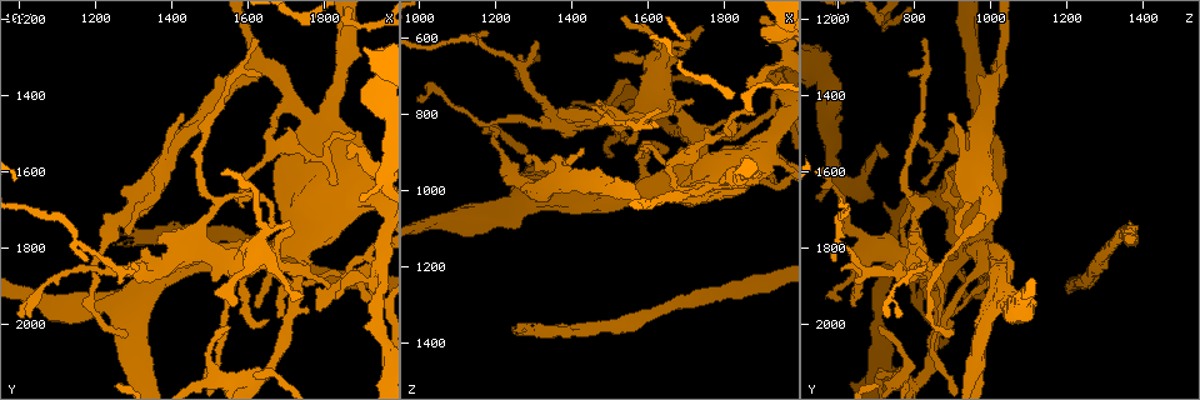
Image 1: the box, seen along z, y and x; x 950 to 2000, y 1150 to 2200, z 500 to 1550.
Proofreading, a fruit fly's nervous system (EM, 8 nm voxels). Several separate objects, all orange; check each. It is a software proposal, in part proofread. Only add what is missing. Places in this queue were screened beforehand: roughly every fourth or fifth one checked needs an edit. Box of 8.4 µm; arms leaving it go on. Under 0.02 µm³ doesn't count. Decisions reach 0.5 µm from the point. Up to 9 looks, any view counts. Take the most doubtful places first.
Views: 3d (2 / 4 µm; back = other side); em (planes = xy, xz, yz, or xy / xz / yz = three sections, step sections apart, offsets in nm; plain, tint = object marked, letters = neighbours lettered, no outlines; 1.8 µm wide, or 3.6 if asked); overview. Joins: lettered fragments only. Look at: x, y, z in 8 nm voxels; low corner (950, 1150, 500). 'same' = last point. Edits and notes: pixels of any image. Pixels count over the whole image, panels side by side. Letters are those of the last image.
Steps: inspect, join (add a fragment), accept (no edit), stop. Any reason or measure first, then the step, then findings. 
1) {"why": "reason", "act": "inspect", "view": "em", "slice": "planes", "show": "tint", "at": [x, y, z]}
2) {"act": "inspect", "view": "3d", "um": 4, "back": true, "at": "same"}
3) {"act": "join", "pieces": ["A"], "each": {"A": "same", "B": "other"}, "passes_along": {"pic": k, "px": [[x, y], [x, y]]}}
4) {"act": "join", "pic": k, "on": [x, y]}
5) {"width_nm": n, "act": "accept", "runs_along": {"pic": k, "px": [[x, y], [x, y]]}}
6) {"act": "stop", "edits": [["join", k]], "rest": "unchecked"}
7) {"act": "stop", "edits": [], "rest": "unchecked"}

{"why": "thick turns thin", "act": "inspect", "view": "3d", "um": 2, "at": [1360, 1770, 1370]}

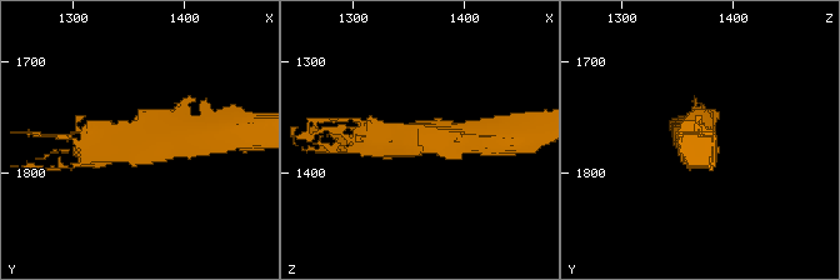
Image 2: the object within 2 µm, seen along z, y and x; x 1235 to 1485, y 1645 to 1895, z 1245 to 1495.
{"why": "shape alone is not enough", "act": "inspect", "view": "em", "slice": "planes", "show": "tint", "at": [1364, 1768, 1366]}

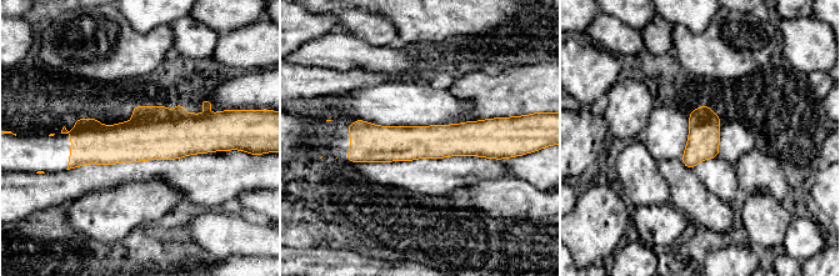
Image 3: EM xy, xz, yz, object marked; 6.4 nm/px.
{"why": "what lies round it", "act": "inspect", "view": "em", "slice": "planes", "show": "letters", "at": "same"}

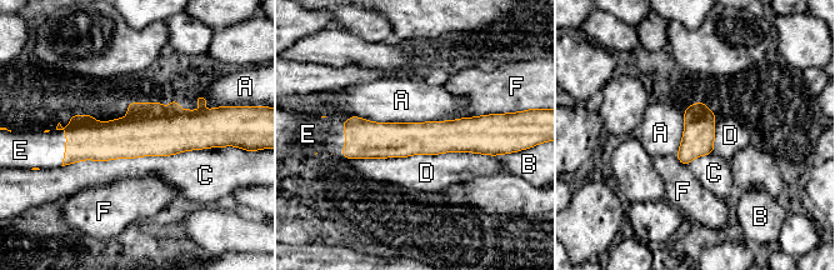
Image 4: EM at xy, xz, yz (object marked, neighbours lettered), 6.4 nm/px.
{"act": "join", "pieces": ["E"], "each": {"A": "other", "B": "other", "C": "other", "D": "other", "E": "same", "F": "other"}, "passes_along": {"pic": 4, "px": [[88, 139], [65, 144], [45, 150]]}, "found": "the neuron continues"}

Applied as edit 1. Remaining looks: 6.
{"act": "inspect", "view": "overview"}

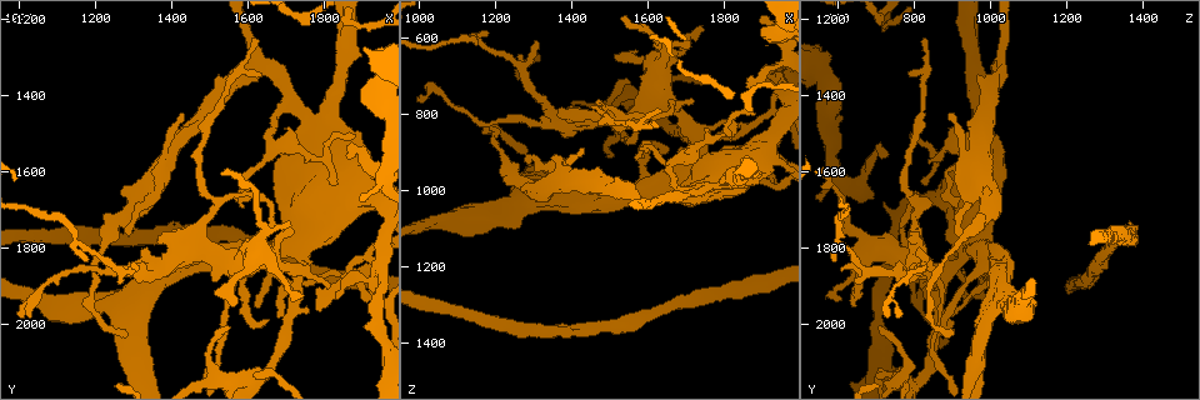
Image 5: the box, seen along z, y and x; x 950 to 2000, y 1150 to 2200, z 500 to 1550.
{"why": "sharp bend", "act": "inspect", "view": "em", "slice": "planes", "show": "letters", "at": [1945, 1610, 675]}

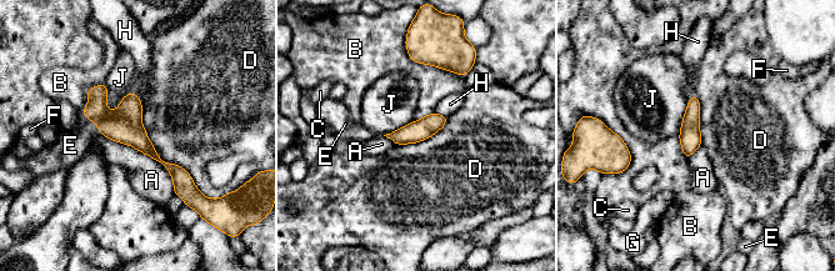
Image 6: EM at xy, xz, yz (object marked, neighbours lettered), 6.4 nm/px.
{"longest_contact_nm": ["D", 800], "act": "join", "pieces": ["E"], "each": {"A": "other", "B": "other", "C": "other", "D": "other", "E": "same", "F": "other", "G": "other", "H": "other", "J": "other"}, "found": "it goes on there"}

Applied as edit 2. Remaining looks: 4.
{"act": "inspect", "view": "em", "slice": "planes", "show": "letters", "at": [1810, 1890, 830]}

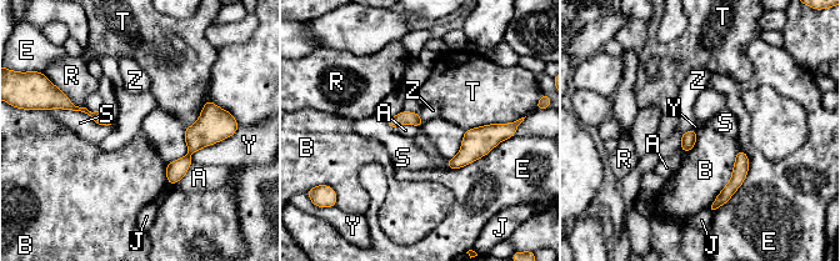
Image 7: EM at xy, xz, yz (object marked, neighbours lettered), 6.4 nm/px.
{"act": "accept", "each": {"A": "other", "B": "other", "E": "other", "J": "other", "R": "other", "S": "other", "T": "other", "Y": "other", "Z": "other"}, "border": {"pic": 7, "px": [[193, 162], [179, 180], [168, 184]]}, "found": "no lettered fragment goes on from it"}

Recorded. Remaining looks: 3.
{"why": "tapers out", "act": "inspect", "view": "em", "slice": "planes", "show": "tint", "at": [1705, 1740, 615]}

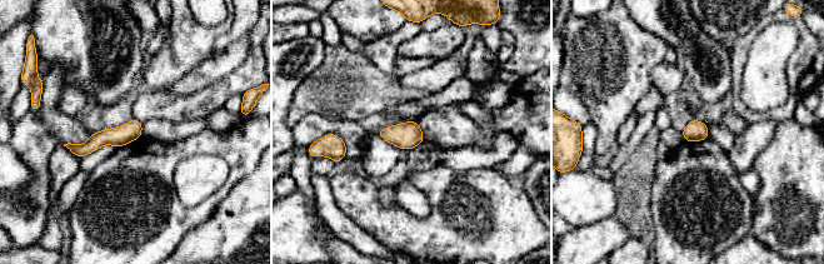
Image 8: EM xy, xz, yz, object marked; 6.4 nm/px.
{"why": "see the neighbours", "act": "inspect", "view": "em", "slice": "planes", "show": "letters", "at": "same"}

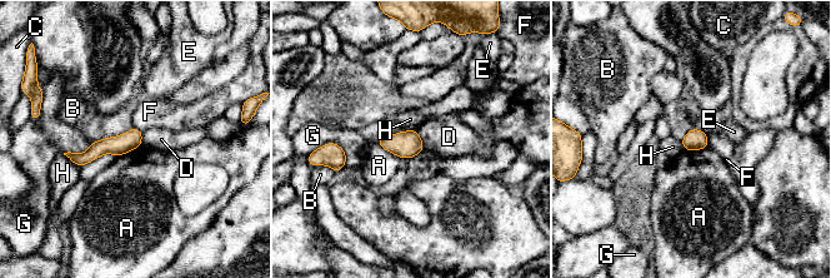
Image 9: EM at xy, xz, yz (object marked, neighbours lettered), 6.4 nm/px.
{"act": "accept", "each": {"A": "other", "B": "other", "C": "other", "D": "other", "E": "other", "F": "other", "G": "other", "H": "other"}, "border": {"pic": 9, "px": [[141, 143], [115, 157]]}, "found": "no lettered fragment goes on from it"}

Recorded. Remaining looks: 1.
{"act": "stop", "edits": [["join", 4], ["join", 6]], "rest": "unchecked"}

